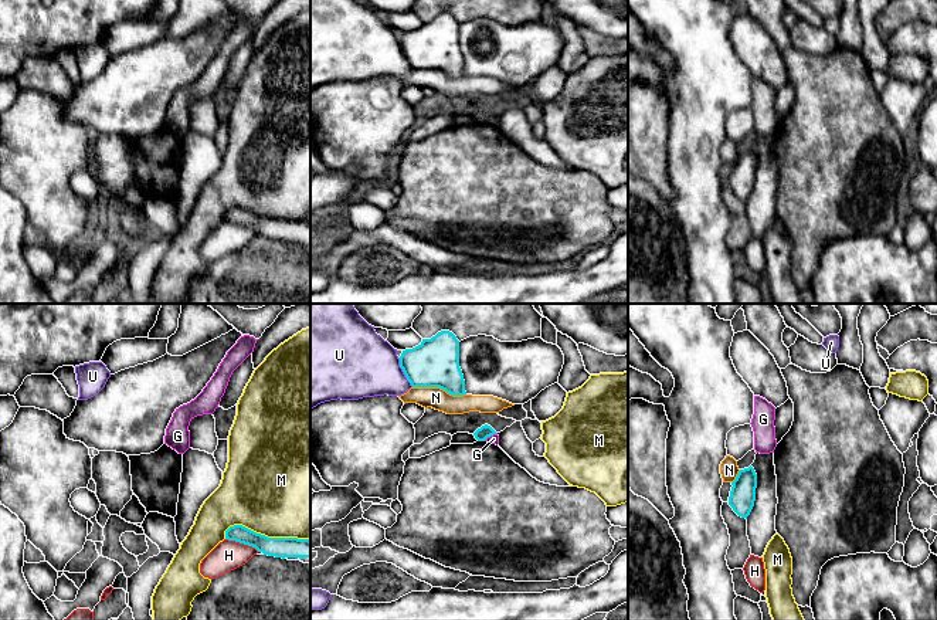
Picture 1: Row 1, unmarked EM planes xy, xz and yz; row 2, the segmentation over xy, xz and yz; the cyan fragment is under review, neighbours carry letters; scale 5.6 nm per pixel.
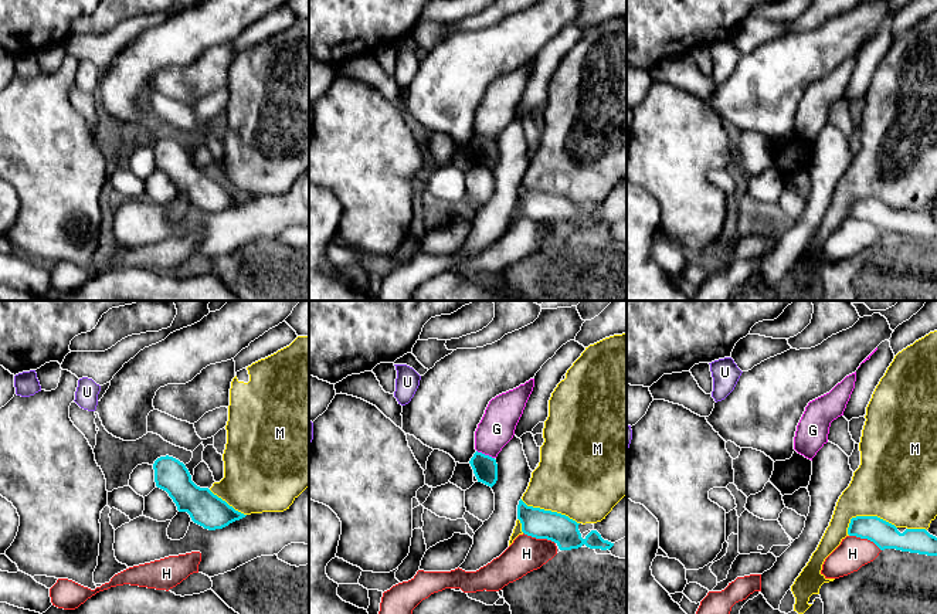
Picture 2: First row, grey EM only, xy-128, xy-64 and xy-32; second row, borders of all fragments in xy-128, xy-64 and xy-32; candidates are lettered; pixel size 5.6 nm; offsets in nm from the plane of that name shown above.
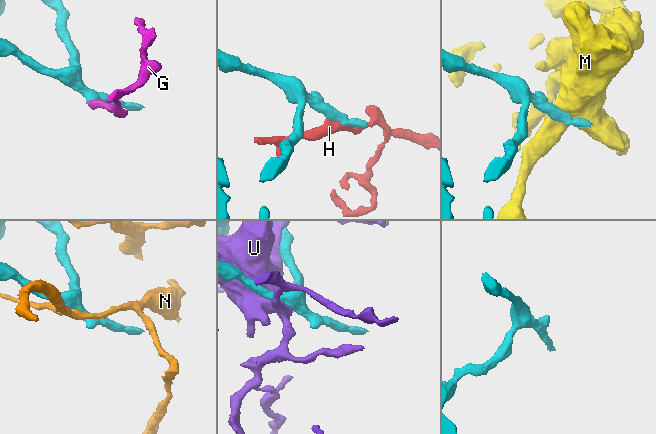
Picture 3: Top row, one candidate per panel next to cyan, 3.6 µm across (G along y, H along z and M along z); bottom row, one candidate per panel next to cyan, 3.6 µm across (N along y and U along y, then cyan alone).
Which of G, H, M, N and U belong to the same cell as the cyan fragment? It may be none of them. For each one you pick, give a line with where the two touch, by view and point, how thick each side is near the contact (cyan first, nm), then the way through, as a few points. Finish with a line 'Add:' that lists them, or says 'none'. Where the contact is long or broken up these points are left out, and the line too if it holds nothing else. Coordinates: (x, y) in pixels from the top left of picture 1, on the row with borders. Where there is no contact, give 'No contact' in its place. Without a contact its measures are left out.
Add: none

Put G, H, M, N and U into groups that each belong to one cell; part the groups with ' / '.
G / H U / M / N

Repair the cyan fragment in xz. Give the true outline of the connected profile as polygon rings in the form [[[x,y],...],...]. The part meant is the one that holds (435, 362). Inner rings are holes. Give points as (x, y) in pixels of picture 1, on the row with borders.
[[[449,331],[403,350],[400,367],[413,387],[439,387],[452,396],[464,396],[465,380],[459,367],[459,341]]]

